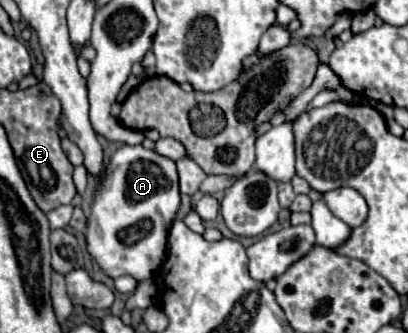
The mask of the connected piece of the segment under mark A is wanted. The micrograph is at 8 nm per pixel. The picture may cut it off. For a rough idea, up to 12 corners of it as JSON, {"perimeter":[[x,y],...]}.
{"perimeter":[[118,148],[86,232],[110,278],[156,278],[180,206],[176,164]]}

